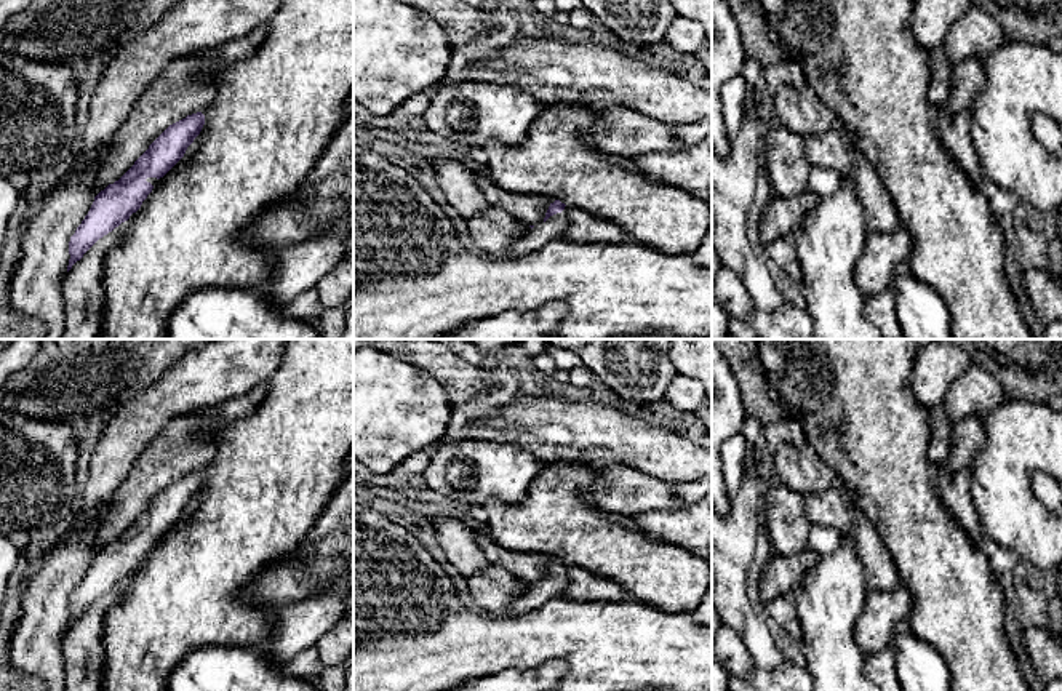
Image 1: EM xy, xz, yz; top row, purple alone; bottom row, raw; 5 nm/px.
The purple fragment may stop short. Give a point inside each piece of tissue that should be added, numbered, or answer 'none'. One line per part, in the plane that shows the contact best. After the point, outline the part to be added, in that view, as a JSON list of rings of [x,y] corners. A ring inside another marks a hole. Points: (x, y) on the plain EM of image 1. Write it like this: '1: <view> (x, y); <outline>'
1: xz (555, 584); [[[565,565],[561,571],[550,574],[544,582],[529,587],[521,597],[512,601],[507,616],[520,617],[533,609],[541,608],[552,598],[565,597],[568,585],[568,565]]]

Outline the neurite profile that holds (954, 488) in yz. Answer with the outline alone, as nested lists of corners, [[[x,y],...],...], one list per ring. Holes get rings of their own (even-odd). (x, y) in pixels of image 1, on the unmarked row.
[[[944,464],[937,467],[937,489],[942,504],[950,512],[961,531],[979,547],[985,539],[979,517],[972,507],[971,469],[948,472]]]

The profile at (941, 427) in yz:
[[[944,405],[929,409],[929,459],[939,467],[952,449],[952,430],[953,424],[947,414]]]

